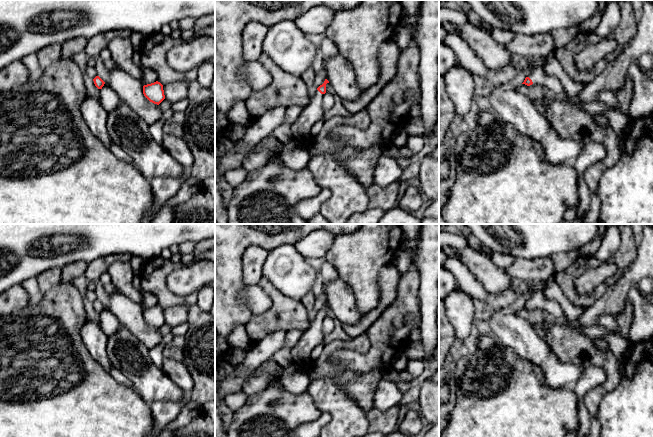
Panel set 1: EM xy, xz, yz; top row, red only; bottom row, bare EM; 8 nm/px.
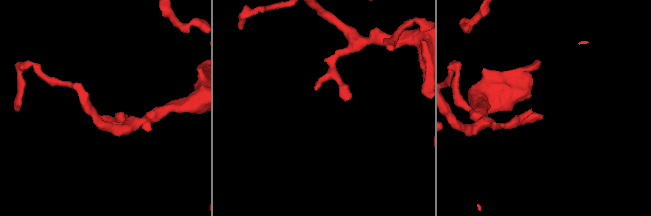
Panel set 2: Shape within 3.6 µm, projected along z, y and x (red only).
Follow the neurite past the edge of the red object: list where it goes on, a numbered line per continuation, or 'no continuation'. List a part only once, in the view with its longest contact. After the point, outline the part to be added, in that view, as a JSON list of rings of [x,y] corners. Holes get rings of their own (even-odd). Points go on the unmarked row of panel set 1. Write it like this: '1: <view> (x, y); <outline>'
1: xz (301, 352); [[[317,314],[300,340],[292,347],[291,355],[294,363],[299,364],[308,361],[314,348],[323,342],[323,319]]]

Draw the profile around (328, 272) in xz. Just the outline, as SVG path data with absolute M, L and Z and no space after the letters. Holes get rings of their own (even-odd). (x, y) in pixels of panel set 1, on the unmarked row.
M325 261L322 264L319 272L321 273L322 278L323 278L323 289L322 289L322 294L315 299L315 311L316 312L322 309L325 303L327 302L327 296L325 293L326 285L329 282L339 278L338 273L336 272L335 268L327 261Z

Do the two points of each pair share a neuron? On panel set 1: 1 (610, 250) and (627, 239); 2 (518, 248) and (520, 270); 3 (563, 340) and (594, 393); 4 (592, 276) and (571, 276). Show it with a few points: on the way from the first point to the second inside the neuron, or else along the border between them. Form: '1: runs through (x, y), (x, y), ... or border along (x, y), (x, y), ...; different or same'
1: border along (620, 234), (618, 250), (608, 260); different
2: border along (543, 256), (516, 258); different
3: runs through (581, 348), (587, 349), (609, 369), (609, 378); same
4: border along (597, 263), (575, 280), (575, 290), (580, 295); different

